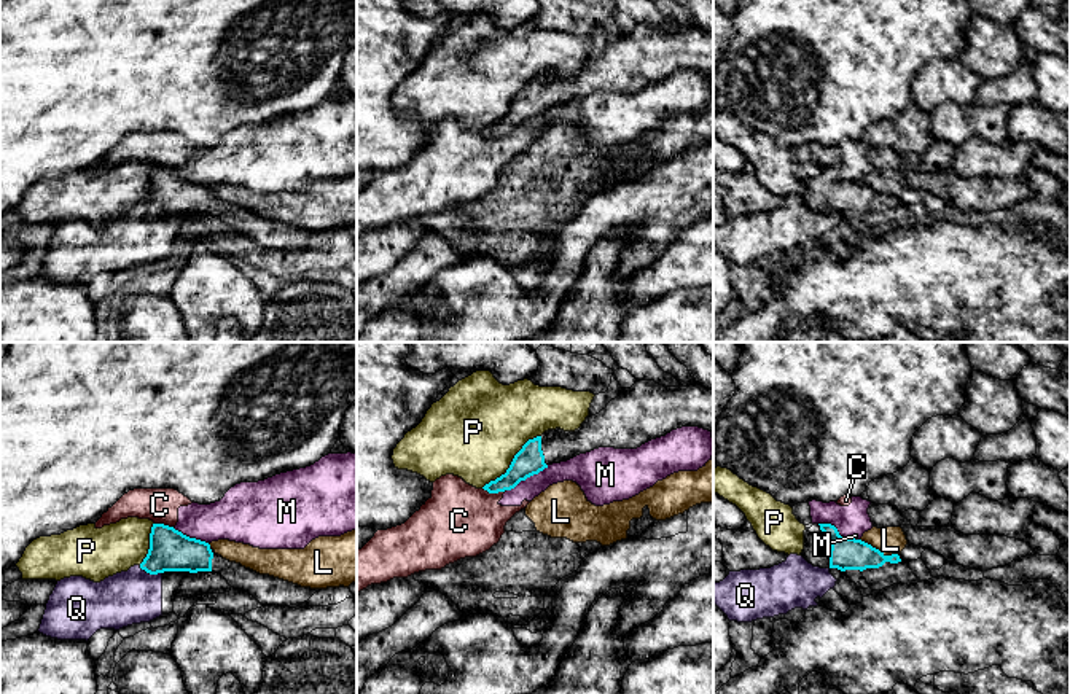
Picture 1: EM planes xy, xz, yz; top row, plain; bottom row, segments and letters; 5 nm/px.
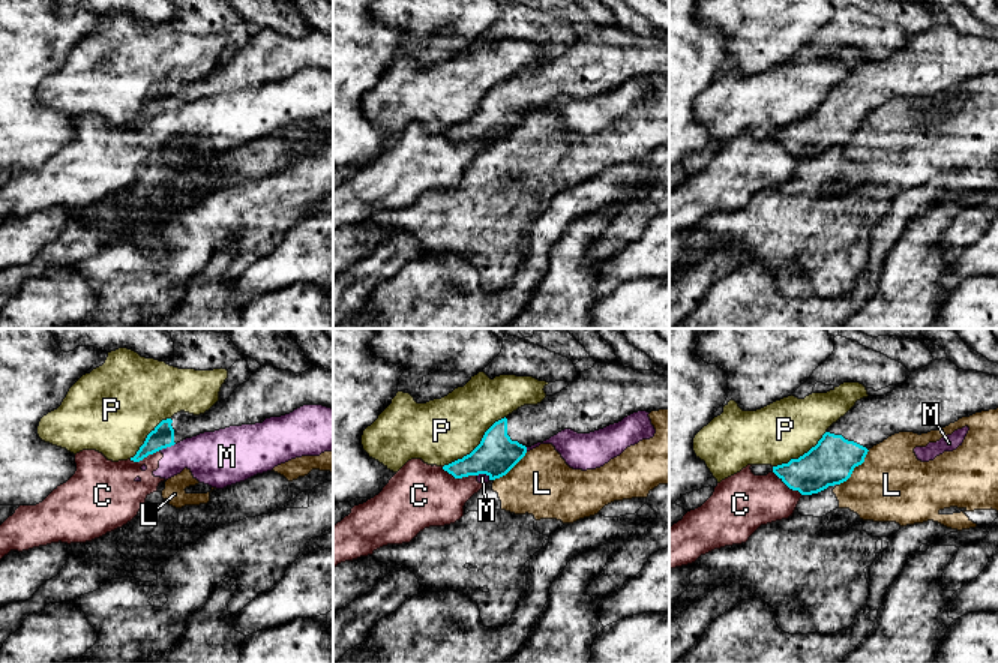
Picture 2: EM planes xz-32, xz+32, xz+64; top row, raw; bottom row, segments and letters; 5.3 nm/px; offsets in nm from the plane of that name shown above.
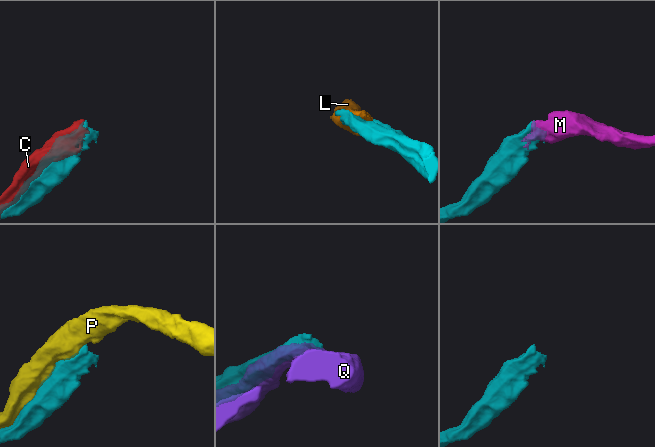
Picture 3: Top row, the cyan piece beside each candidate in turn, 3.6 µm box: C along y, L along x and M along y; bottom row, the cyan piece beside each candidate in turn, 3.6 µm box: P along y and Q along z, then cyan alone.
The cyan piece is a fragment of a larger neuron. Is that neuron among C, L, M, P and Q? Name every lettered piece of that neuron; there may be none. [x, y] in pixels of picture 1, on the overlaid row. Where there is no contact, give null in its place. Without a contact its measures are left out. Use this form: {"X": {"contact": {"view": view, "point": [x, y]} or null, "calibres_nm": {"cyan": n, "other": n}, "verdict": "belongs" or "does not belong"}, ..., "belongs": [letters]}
{"C": {"contact": {"view": "xz", "point": [494, 492]}, "calibres_nm": {"cyan": 150, "other": 380}, "verdict": "does not belong"}, "L": {"contact": {"view": "yz", "point": [878, 549]}, "calibres_nm": {"cyan": 160, "other": 140}, "verdict": "does not belong"}, "M": {"contact": {"view": "yz", "point": [838, 532]}, "calibres_nm": {"cyan": 160, "other": 170}, "verdict": "does not belong"}, "P": {"contact": {"view": "xz", "point": [511, 462]}, "calibres_nm": {"cyan": 150, "other": 480}, "verdict": "does not belong"}, "Q": {"contact": {"view": "xy", "point": [150, 573]}, "calibres_nm": {"cyan": 200, "other": 280}, "verdict": "does not belong"}, "belongs": []}

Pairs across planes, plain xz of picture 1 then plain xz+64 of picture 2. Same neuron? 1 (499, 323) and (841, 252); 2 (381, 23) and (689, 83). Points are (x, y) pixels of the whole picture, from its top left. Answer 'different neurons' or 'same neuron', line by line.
1: different neurons
2: same neuron

